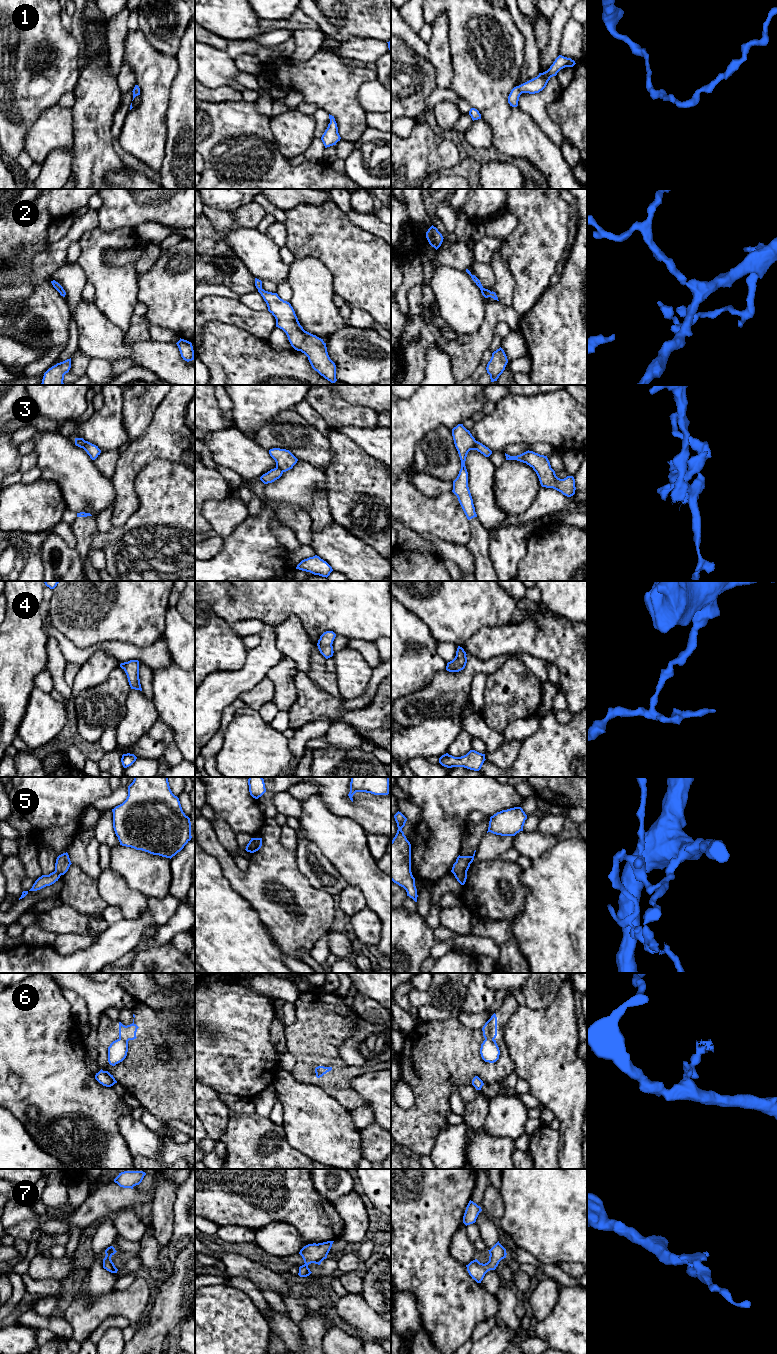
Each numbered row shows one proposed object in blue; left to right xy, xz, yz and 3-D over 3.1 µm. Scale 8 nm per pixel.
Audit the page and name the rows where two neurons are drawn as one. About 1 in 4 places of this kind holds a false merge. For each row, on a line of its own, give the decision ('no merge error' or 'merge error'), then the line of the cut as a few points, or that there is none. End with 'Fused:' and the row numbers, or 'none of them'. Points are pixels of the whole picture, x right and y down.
1: no merge error; cut none
2: no merge error; cut none
3: merge error; cut xy (76, 438), (83, 442), (84, 448)
4: no merge error; cut none
5: merge error; cut yz (466, 871), (458, 871), (454, 874)
6: merge error; cut yz (485, 1038), (490, 1038), (495, 1042)
7: no merge error; cut none
Fused: 3, 5, 6

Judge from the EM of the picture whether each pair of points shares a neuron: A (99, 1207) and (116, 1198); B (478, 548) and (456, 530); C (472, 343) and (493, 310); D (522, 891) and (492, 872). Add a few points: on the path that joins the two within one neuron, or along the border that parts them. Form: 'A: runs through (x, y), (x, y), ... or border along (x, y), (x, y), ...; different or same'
A: runs through (102, 1202), (111, 1198); same
B: border along (469, 520), (470, 540), (465, 545); different
C: runs through (480, 335), (487, 328), (491, 318); same
D: runs through (515, 891), (511, 891), (499, 879); same

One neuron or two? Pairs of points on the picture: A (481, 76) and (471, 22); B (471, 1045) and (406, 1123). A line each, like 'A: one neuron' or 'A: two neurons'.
A: one neuron
B: one neuron

